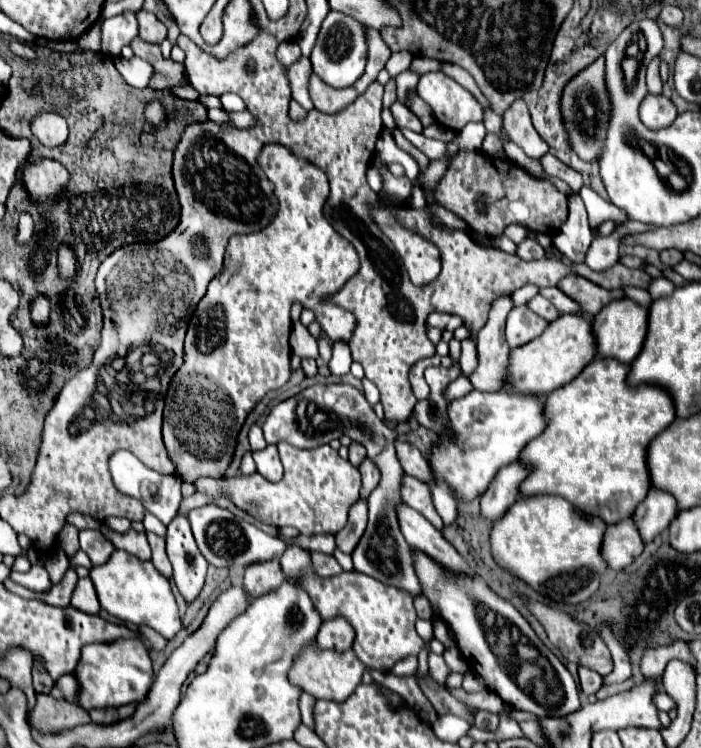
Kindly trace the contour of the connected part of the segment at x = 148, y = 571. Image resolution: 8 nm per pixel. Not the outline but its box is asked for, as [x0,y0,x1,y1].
[90,550,182,640]

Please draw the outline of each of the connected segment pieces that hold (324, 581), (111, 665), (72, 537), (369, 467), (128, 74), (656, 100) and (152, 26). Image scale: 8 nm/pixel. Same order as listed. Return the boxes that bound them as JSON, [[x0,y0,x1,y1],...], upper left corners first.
[[280,546,426,672],[74,638,152,710],[58,522,78,556],[360,456,380,498],[114,57,154,88],[640,94,676,130],[136,12,166,44]]

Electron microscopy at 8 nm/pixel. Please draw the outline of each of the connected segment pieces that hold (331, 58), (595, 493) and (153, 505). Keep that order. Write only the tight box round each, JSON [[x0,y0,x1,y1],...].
[[310,12,366,90],[518,360,674,526],[108,450,182,524]]

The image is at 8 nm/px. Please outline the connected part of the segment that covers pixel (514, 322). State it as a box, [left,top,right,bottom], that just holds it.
[506,306,548,348]

